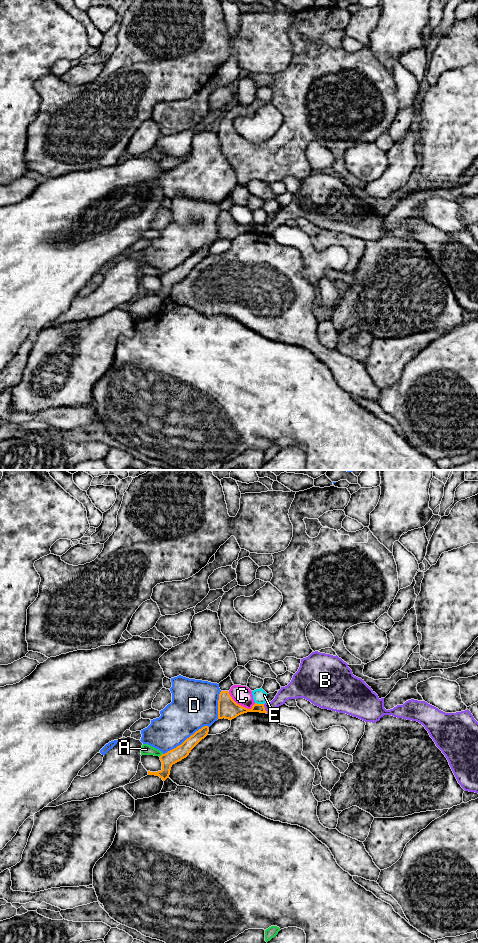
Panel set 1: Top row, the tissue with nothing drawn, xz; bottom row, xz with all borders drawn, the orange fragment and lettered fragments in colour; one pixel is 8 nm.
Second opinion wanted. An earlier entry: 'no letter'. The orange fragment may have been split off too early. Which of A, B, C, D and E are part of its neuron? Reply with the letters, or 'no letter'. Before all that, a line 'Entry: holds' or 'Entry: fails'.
Entry: holds
no letter

